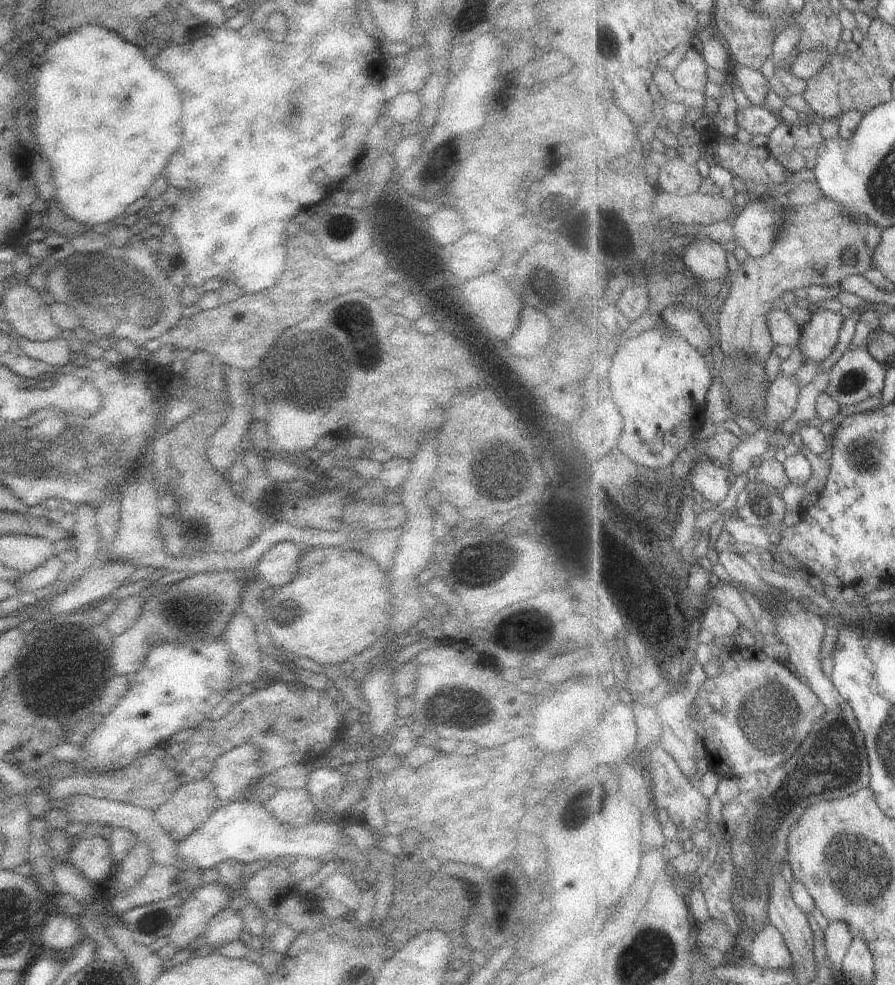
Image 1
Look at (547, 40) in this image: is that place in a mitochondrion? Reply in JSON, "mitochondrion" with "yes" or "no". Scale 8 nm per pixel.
{"mitochondrion":"no"}

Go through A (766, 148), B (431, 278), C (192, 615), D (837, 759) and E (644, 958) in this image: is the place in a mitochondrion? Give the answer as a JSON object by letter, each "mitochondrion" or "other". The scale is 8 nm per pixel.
{"A":"other","B":"other","C":"mitochondrion","D":"mitochondrion","E":"mitochondrion"}

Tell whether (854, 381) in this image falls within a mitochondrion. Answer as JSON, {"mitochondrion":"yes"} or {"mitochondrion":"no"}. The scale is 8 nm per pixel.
{"mitochondrion":"yes"}

